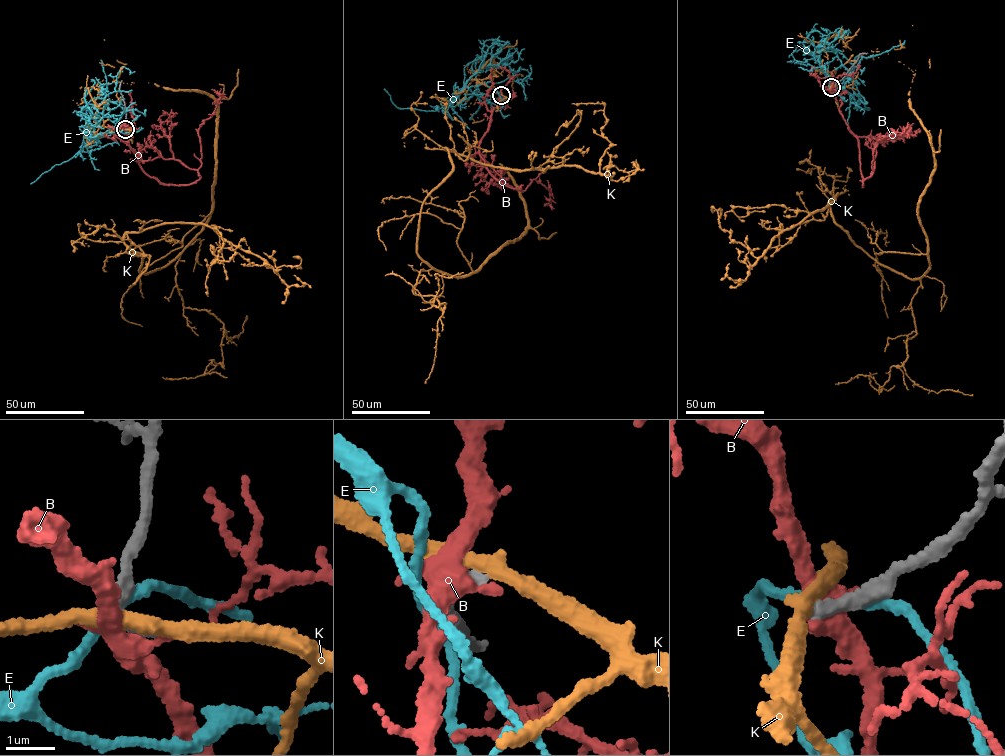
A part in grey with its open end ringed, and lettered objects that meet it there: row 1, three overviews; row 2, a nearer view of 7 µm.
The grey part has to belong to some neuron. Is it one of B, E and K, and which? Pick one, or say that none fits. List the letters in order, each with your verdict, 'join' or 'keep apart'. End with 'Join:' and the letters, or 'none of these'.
B: keep apart
E: keep apart
K: keep apart
Join: none of these

